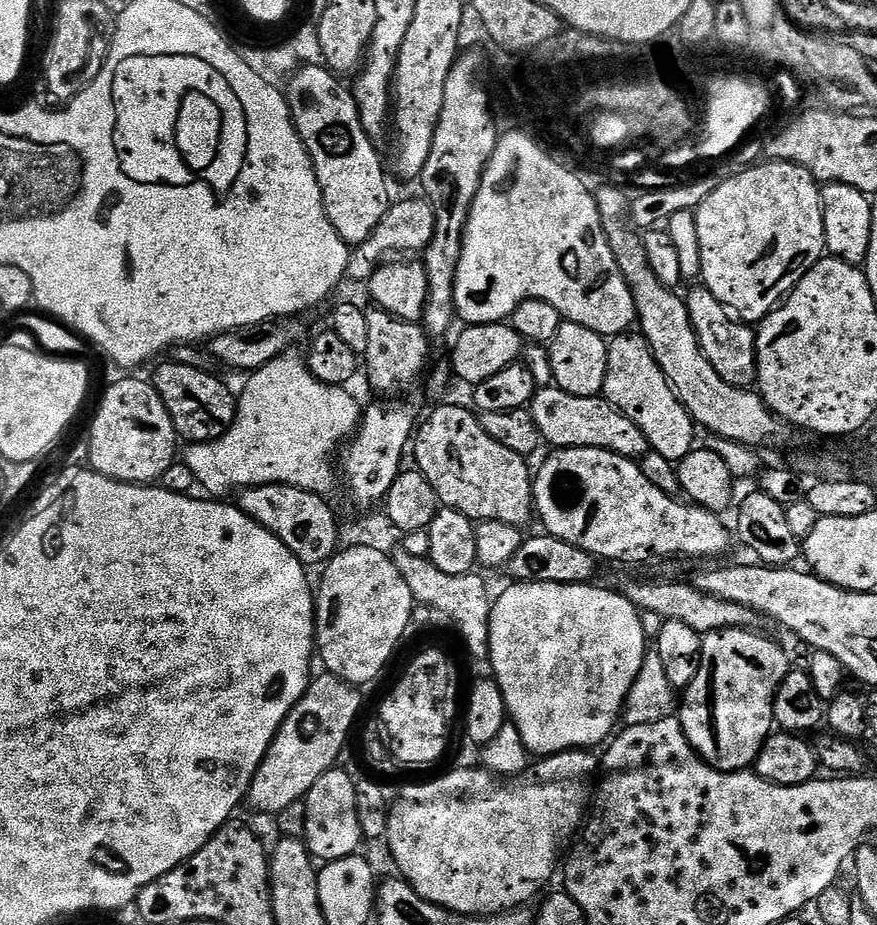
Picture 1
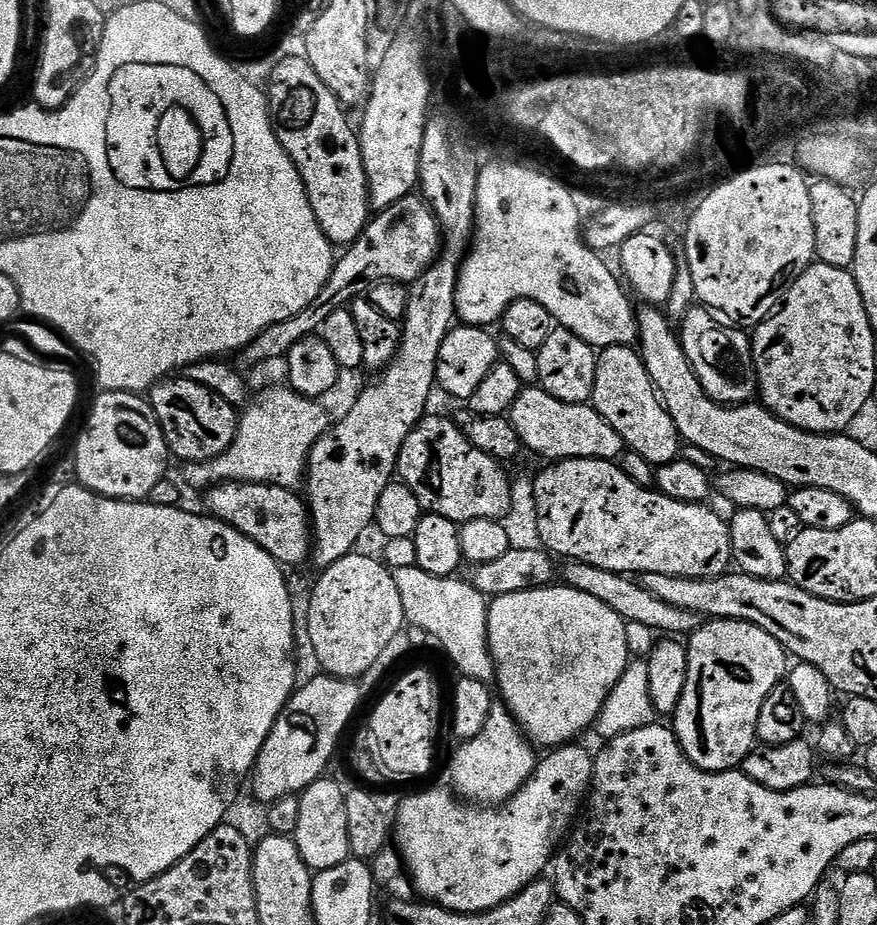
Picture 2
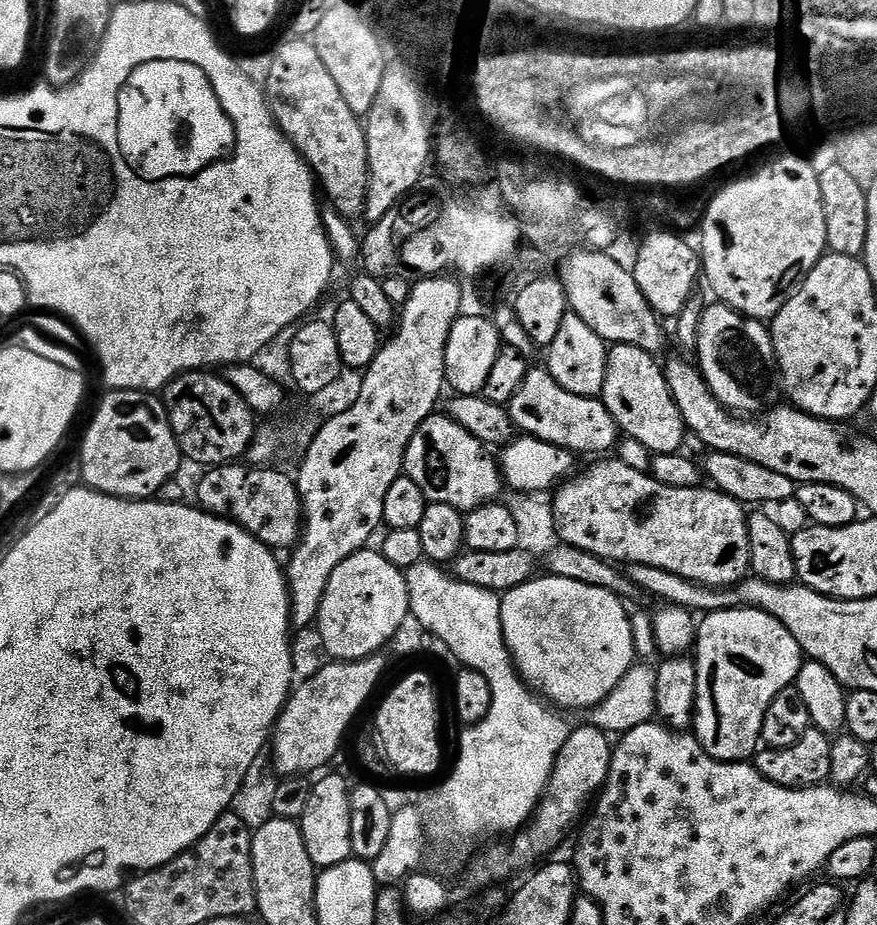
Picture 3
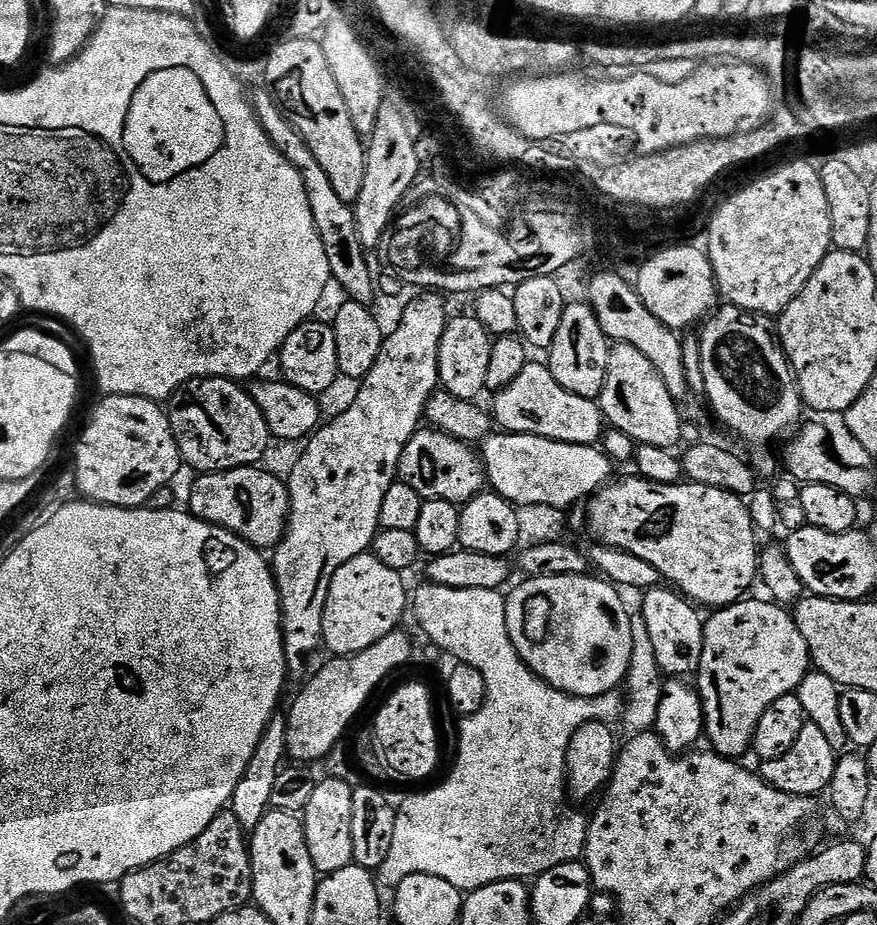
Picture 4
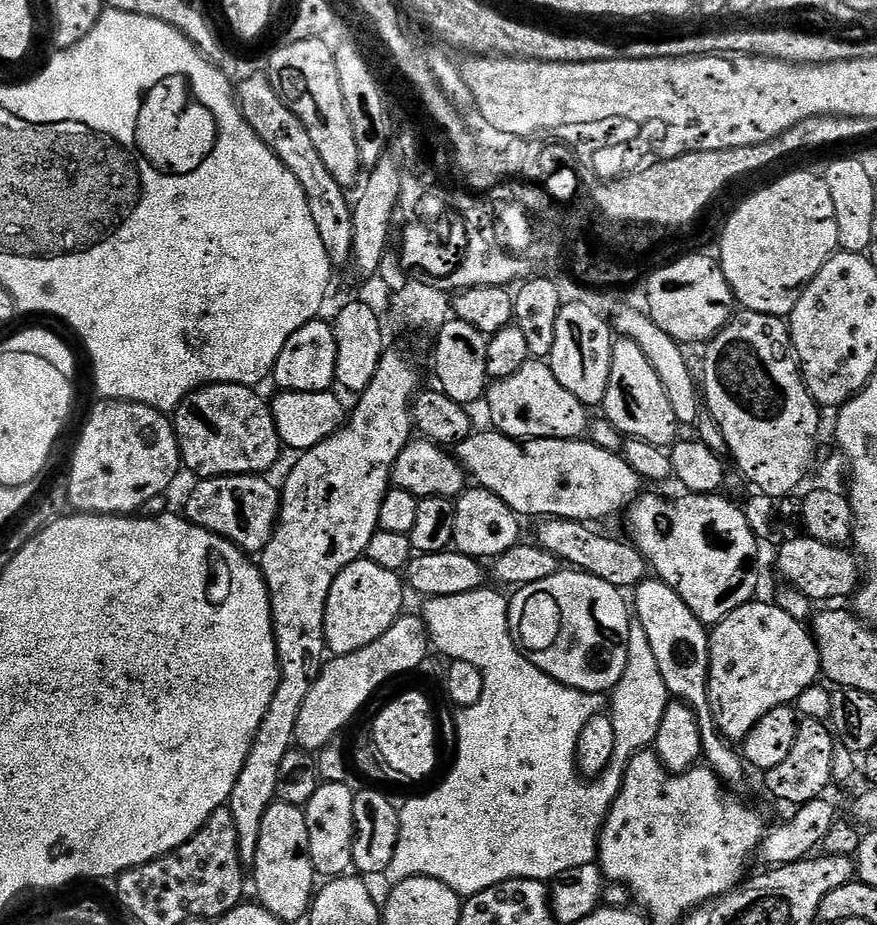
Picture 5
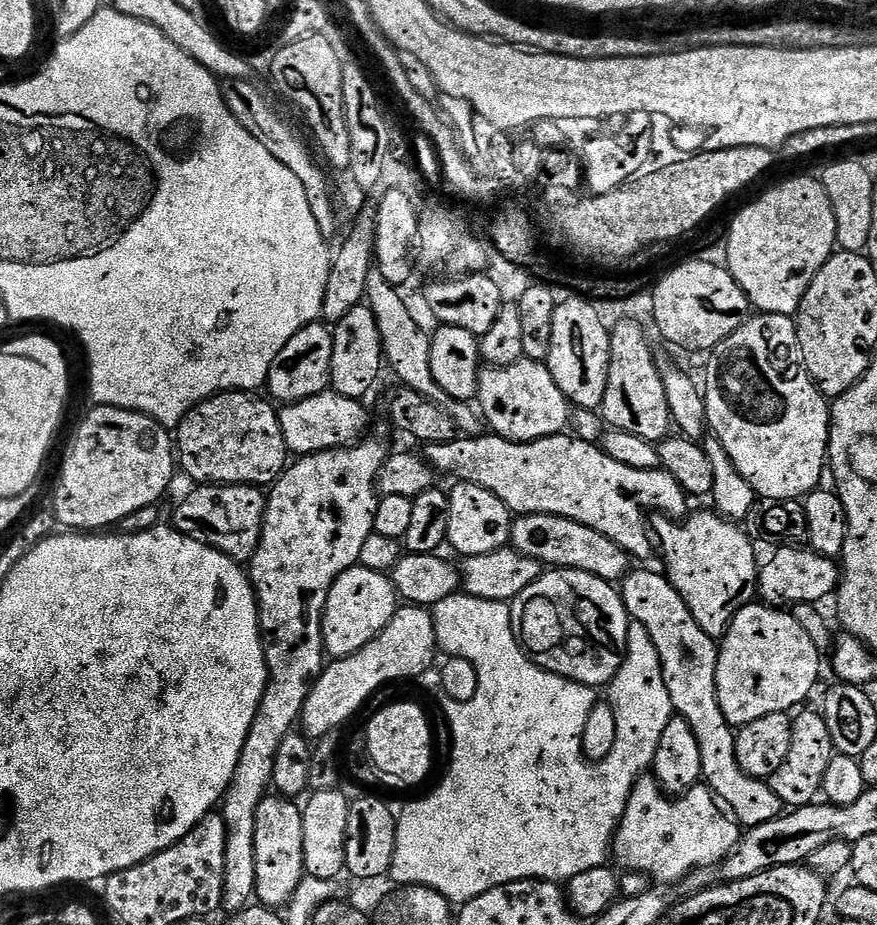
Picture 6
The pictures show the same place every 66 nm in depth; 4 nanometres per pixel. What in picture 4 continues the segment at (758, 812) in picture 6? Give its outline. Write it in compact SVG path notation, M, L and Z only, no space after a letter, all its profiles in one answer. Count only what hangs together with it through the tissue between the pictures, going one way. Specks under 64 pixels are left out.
M652 586L643 593L642 613L661 673L668 678L688 678L699 673L704 645L704 620L697 609L671 587Z

